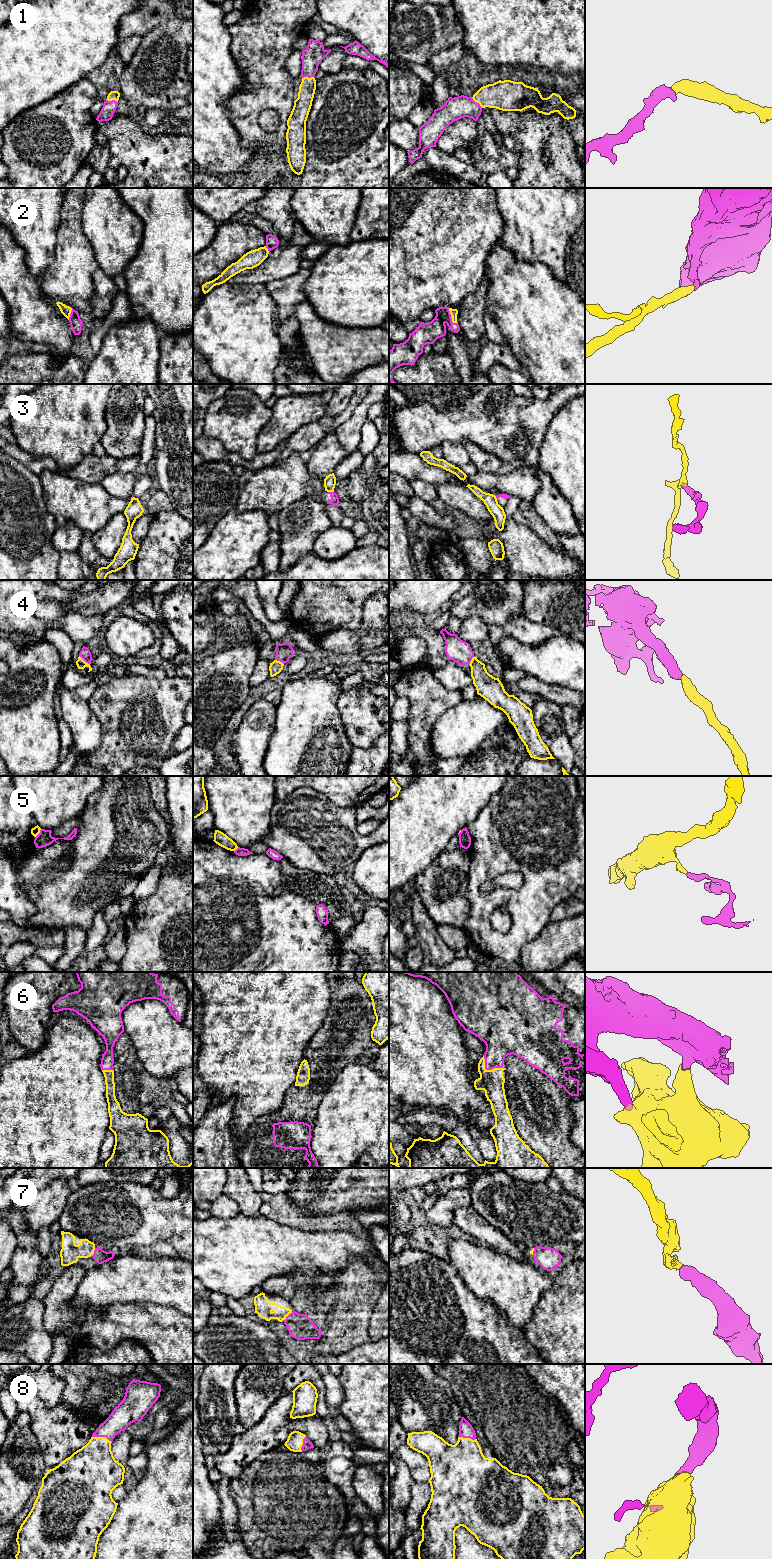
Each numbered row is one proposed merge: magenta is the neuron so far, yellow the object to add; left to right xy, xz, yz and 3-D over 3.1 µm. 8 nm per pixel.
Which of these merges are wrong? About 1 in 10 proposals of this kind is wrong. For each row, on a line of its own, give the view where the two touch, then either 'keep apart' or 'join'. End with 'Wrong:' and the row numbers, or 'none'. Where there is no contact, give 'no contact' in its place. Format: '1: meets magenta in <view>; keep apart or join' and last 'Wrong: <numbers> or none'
1: meets magenta in yz; join
2: meets magenta in yz; join
3: meets magenta in xz; keep apart
4: meets magenta in xy; join
5: meets magenta in xy; keep apart
6: meets magenta in yz; join
7: meets magenta in xz; join
8: meets magenta in xy; join
Wrong: 3, 5

